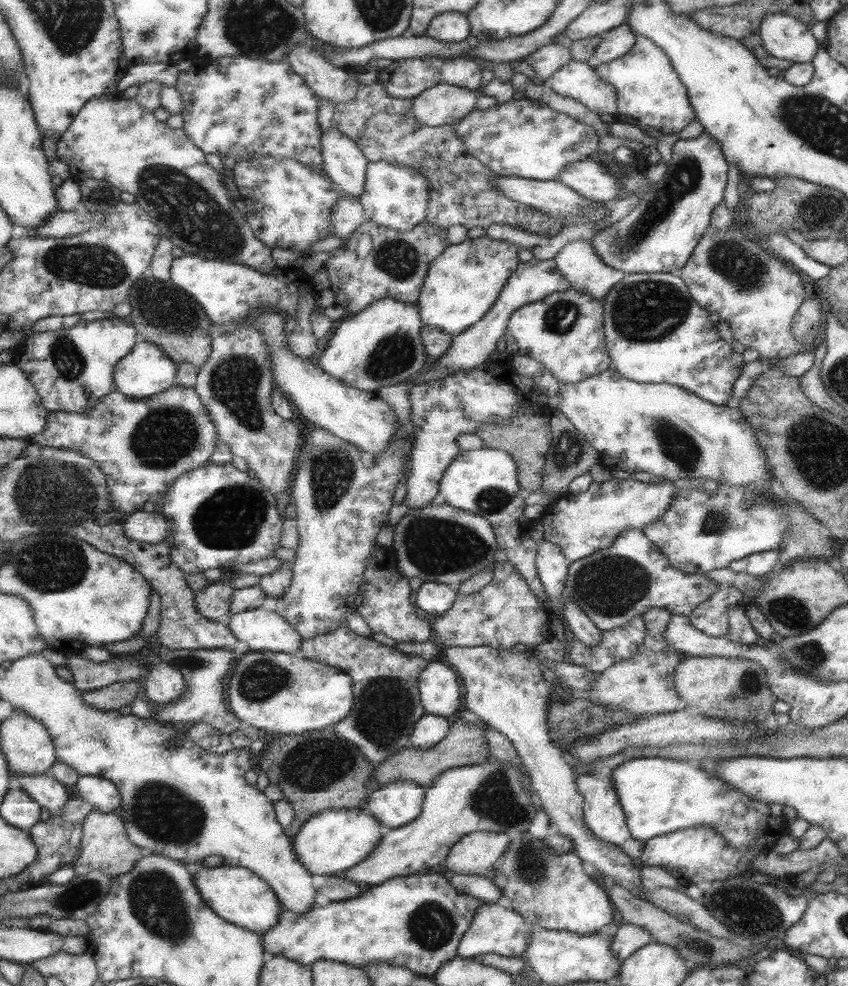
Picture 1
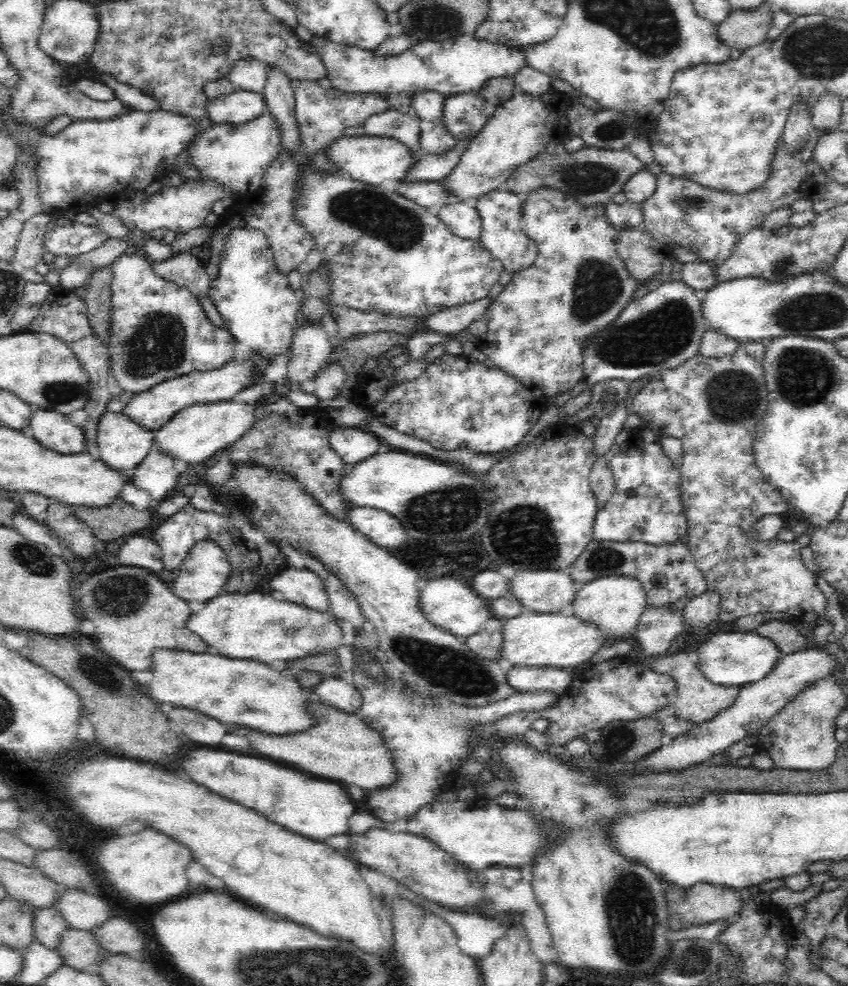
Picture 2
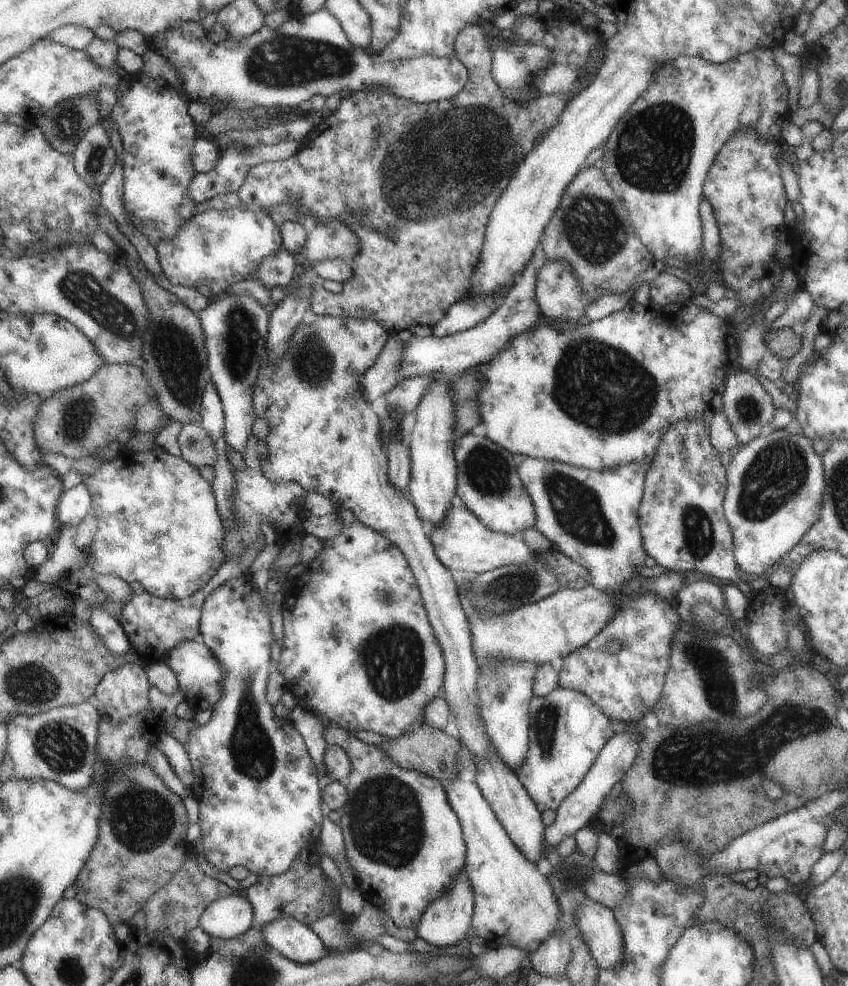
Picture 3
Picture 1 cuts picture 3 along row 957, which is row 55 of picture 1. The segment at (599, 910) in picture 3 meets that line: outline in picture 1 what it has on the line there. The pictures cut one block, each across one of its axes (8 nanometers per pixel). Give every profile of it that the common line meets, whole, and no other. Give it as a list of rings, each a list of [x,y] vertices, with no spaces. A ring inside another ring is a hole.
[[[621,24],[601,36],[601,42],[597,44],[595,54],[591,58],[595,58],[601,66],[607,66],[609,62],[625,56],[631,50],[633,42],[635,42],[635,32],[627,24]]]

